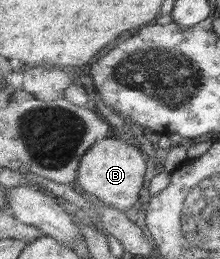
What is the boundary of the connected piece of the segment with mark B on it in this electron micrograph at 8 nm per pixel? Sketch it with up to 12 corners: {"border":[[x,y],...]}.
{"border":[[119,133],[81,160],[77,181],[89,197],[133,212],[146,186],[138,144]]}

